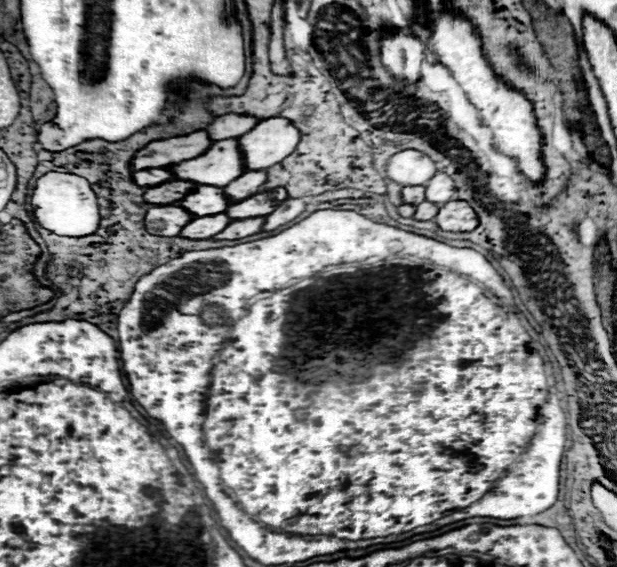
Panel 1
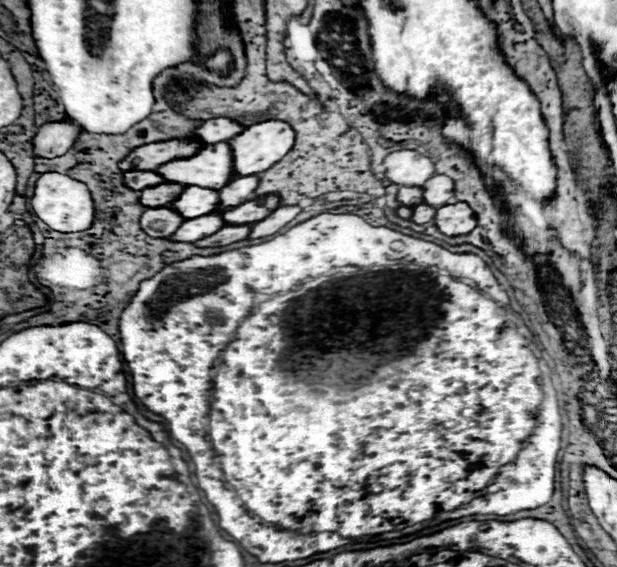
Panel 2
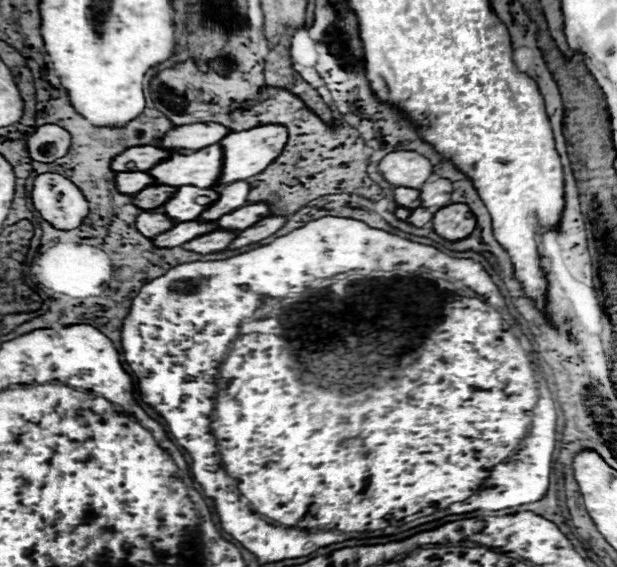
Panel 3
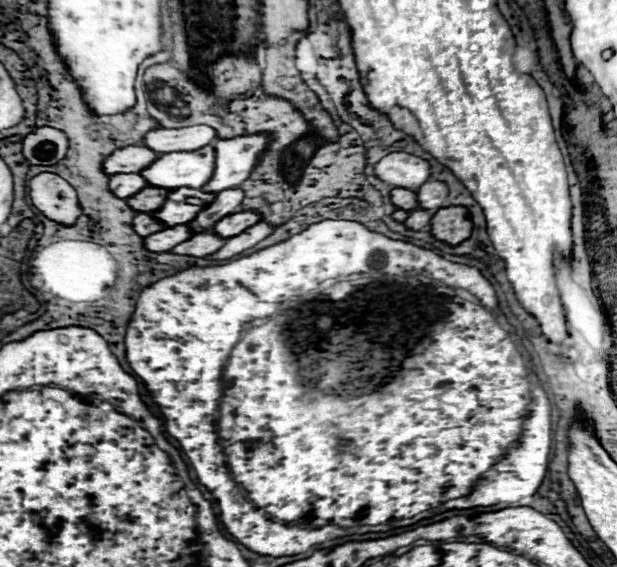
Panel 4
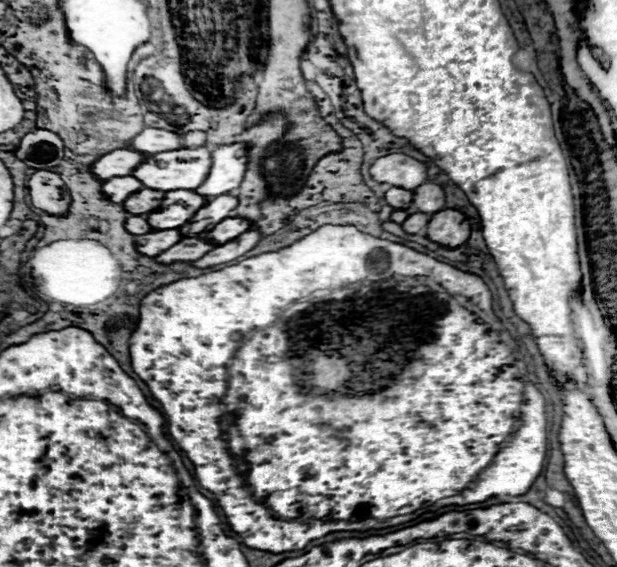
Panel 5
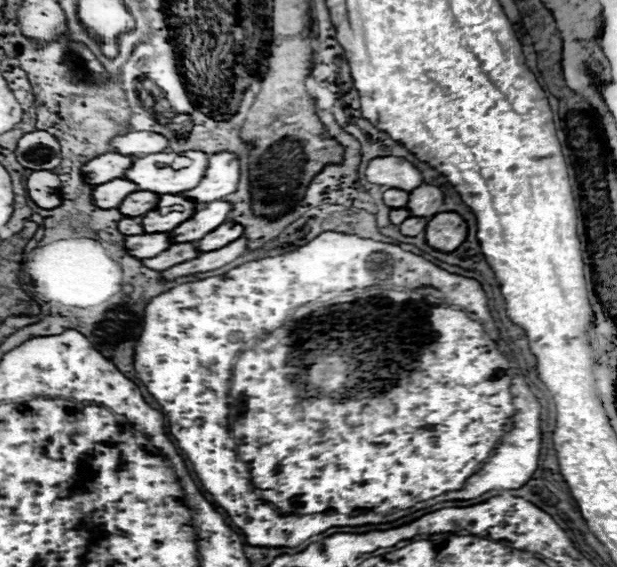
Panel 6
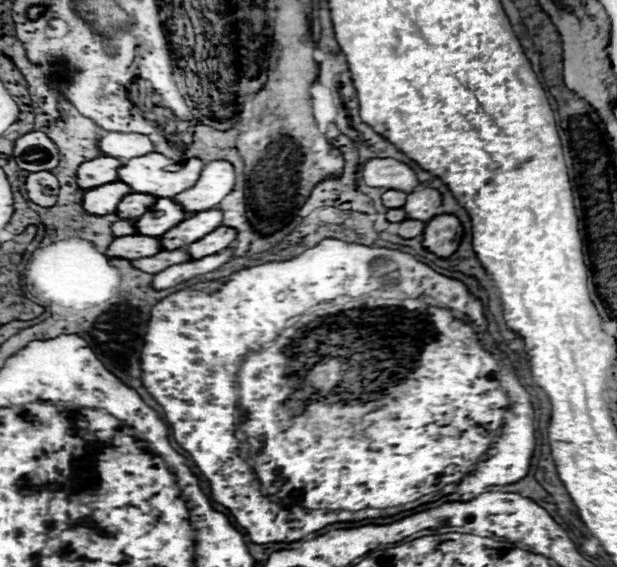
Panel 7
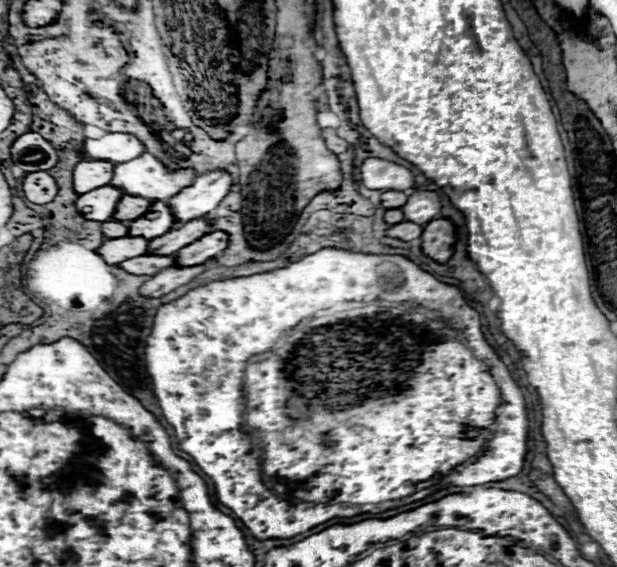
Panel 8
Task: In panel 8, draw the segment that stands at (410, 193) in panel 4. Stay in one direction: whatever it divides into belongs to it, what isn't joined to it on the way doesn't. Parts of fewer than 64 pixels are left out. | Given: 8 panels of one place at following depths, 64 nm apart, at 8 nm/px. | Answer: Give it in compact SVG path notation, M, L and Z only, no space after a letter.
M384 192L382 194L382 206L384 208L402 208L406 204L408 196L404 192Z

